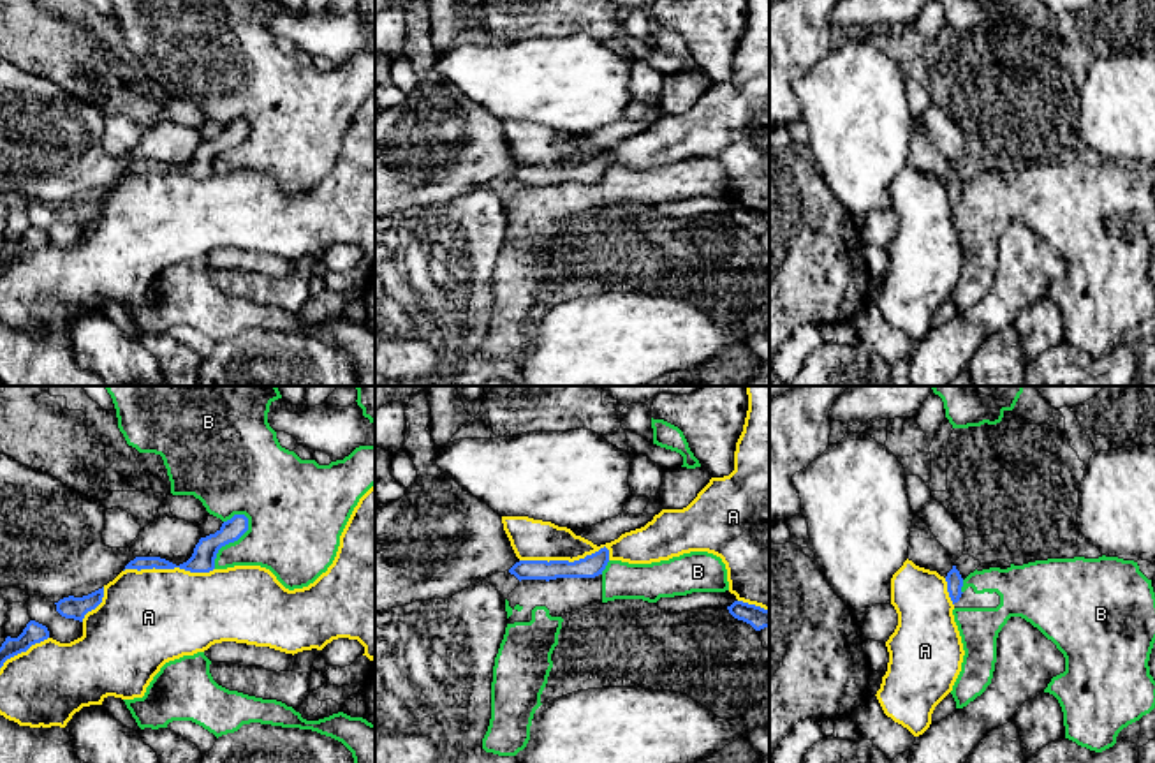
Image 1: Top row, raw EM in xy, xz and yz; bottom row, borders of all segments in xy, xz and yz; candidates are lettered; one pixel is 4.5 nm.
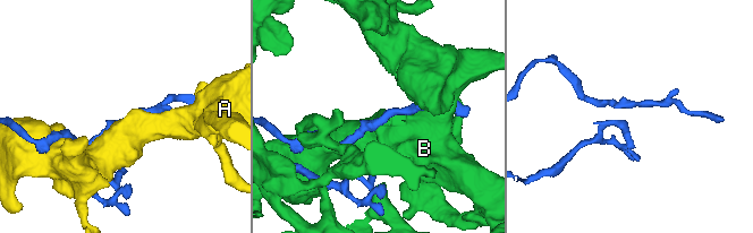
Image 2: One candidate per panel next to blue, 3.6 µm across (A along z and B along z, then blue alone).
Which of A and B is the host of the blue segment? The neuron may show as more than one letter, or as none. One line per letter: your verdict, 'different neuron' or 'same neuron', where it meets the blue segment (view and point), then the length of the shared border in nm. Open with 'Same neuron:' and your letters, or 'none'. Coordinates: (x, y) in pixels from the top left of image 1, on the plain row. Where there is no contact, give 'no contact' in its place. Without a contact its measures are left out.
Same neuron: A
A: same neuron | xz (564, 166) | 420 nm
B: different neuron | xy (231, 147) | 300 nm

